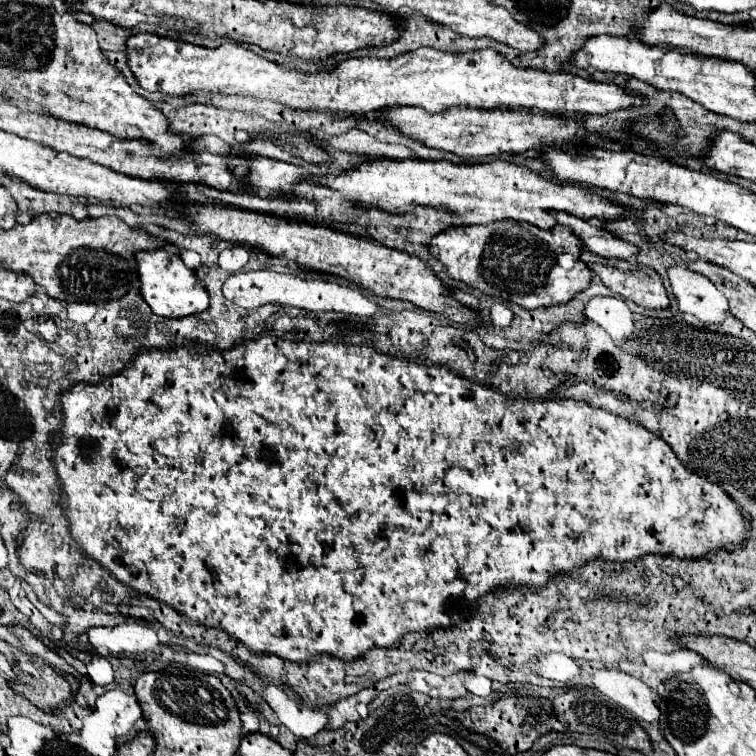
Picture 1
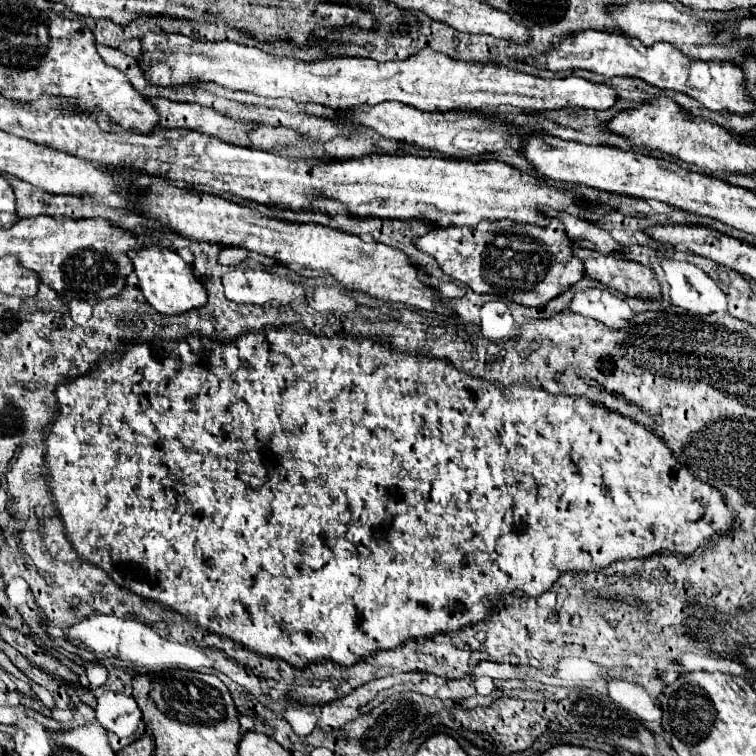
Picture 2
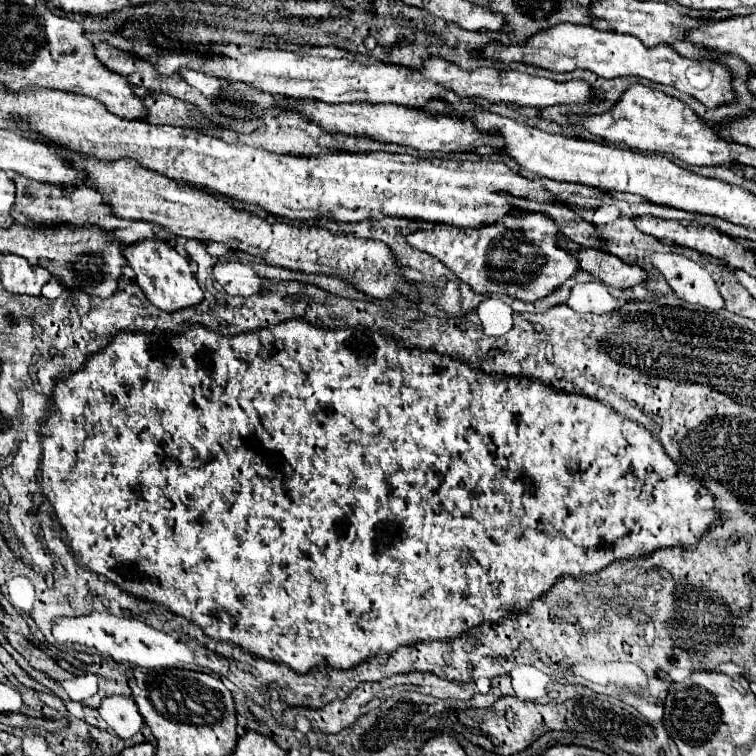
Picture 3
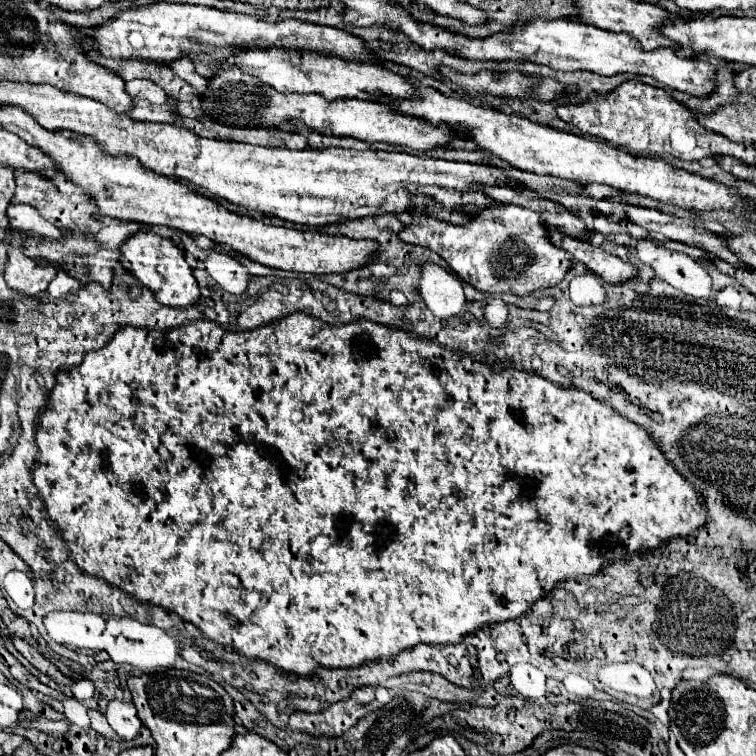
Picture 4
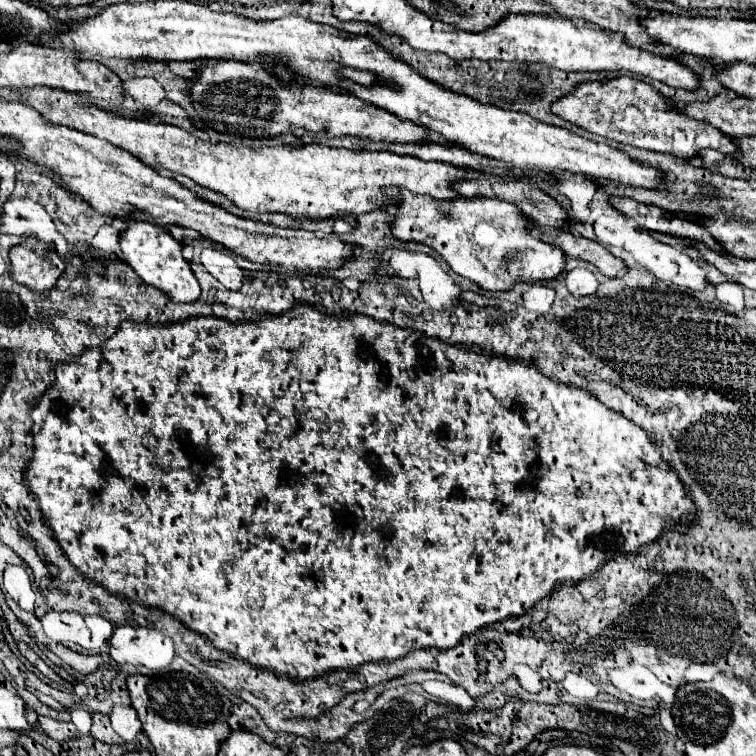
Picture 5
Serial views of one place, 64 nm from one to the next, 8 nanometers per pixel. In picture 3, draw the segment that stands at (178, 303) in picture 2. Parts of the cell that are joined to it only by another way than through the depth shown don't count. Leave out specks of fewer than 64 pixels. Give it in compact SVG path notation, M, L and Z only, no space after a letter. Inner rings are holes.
M148 238L136 244L130 244L124 248L124 258L128 260L128 264L132 266L134 274L136 274L136 282L140 284L140 288L144 290L146 298L158 306L160 310L166 312L176 312L180 308L188 308L188 306L196 306L204 300L204 292L200 290L188 258L180 256L166 240L160 238Z

